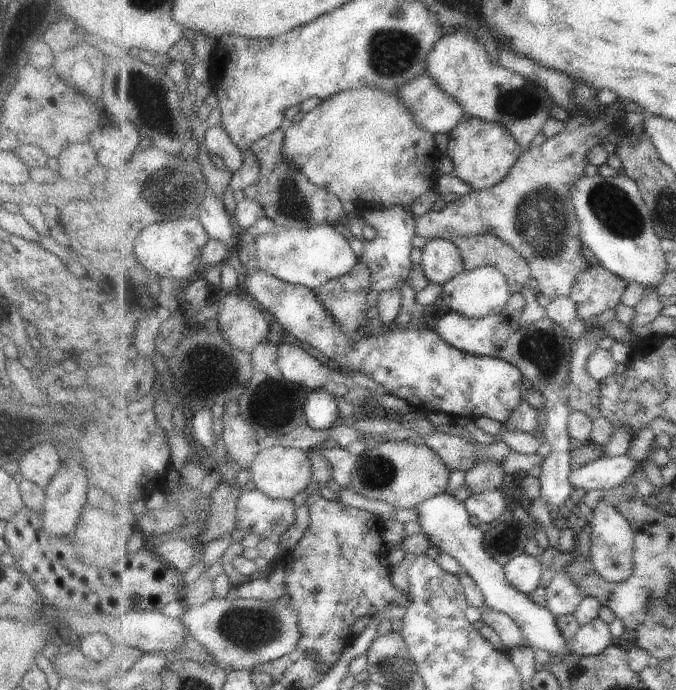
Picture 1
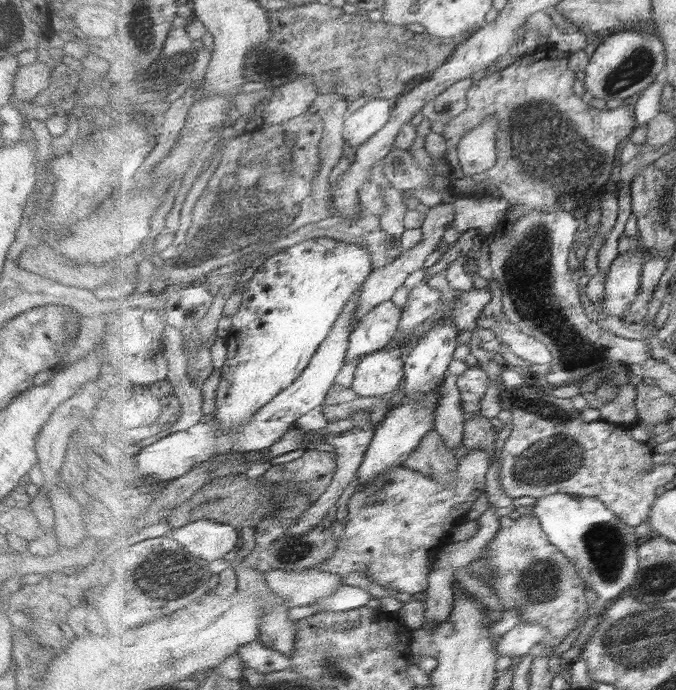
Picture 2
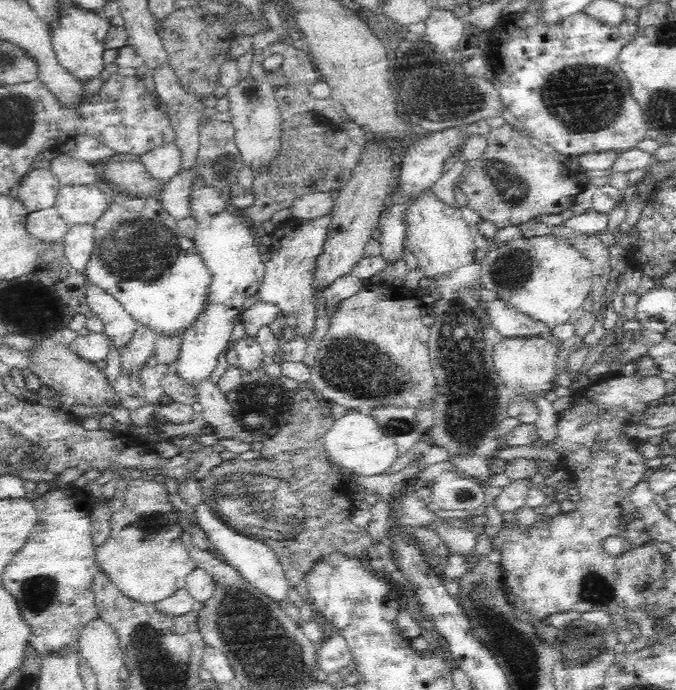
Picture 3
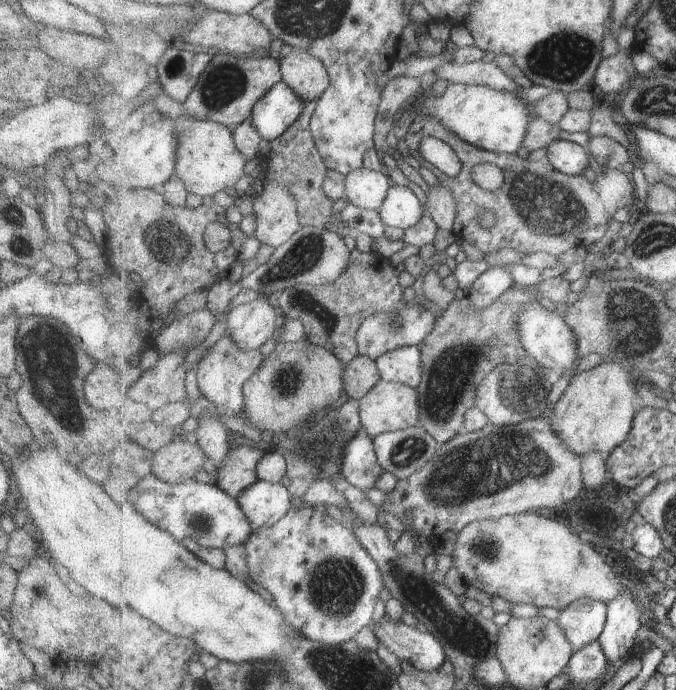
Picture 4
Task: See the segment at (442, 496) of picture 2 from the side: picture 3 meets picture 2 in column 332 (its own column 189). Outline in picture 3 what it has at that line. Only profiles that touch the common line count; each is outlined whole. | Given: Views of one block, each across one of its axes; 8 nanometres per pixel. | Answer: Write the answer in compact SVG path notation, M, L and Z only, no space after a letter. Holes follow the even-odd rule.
M143 479L128 483L125 505L119 513L112 514L110 538L108 542L97 545L96 561L100 565L100 571L109 577L120 594L140 604L156 606L185 589L187 575L197 567L190 559L184 544L180 542L181 524L184 523L183 512L180 511L177 501L167 493L164 484Z

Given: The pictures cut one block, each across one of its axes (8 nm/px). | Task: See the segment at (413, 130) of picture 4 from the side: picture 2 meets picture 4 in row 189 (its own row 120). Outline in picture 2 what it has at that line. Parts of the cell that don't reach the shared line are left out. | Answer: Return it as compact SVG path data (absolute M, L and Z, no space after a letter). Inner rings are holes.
M558 44L544 46L544 54L540 58L525 58L512 67L488 77L484 81L475 81L475 87L470 91L469 108L461 115L447 123L443 135L448 140L448 156L446 163L453 166L452 186L462 196L487 196L490 188L497 188L500 196L508 199L512 207L522 214L534 211L550 211L564 207L572 213L587 213L592 205L598 204L601 196L606 192L606 184L612 176L612 168L616 166L616 156L620 144L639 126L628 104L615 110L595 109L594 106L582 98L582 94L575 89L578 74L572 70L572 54L560 50ZM488 117L500 119L498 132L499 163L483 174L468 175L461 164L459 146L460 141L478 127Z

